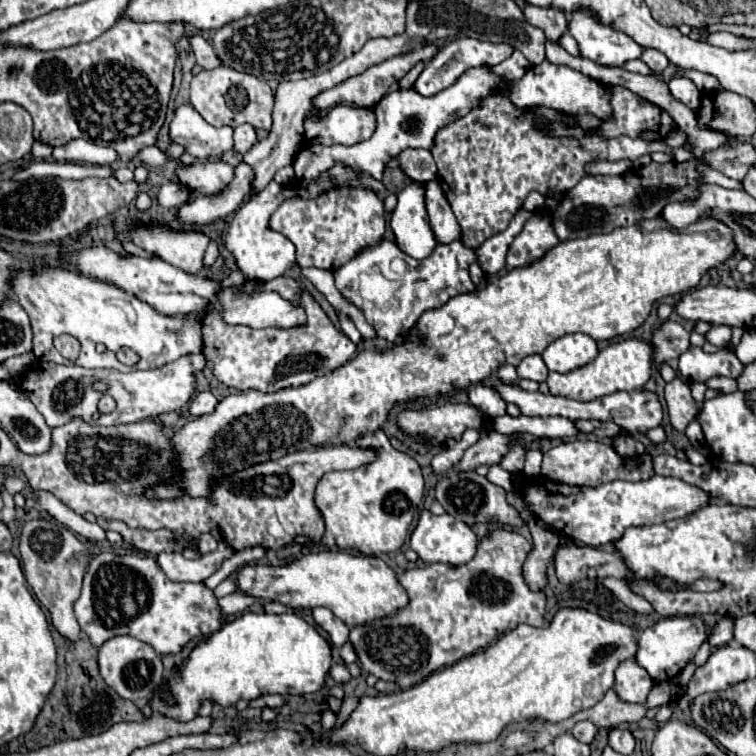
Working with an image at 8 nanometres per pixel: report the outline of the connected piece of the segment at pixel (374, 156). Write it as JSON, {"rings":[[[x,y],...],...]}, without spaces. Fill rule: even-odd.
{"rings":[[[476,67],[466,71],[452,87],[440,91],[434,97],[422,97],[414,89],[408,89],[408,91],[396,89],[384,95],[382,101],[374,107],[378,127],[368,141],[356,143],[354,147],[322,147],[318,143],[304,147],[294,159],[296,181],[300,187],[308,187],[312,181],[318,181],[320,175],[330,171],[334,165],[350,167],[356,175],[368,175],[380,181],[388,159],[396,157],[406,147],[430,149],[438,129],[442,129],[452,119],[458,119],[458,115],[466,115],[466,111],[470,111],[486,95],[490,95],[494,87],[506,87],[506,83],[502,83],[502,79],[498,79],[488,67]]]}

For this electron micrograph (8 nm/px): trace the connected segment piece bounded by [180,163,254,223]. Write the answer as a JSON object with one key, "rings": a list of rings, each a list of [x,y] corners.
{"rings":[[[240,163],[236,167],[234,181],[224,191],[220,191],[218,195],[196,197],[194,201],[182,205],[180,219],[184,223],[212,223],[220,217],[234,213],[242,205],[242,199],[250,195],[252,179],[254,169],[248,163]]]}

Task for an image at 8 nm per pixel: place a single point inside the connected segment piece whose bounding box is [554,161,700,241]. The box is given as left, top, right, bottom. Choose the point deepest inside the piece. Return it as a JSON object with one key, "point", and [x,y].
{"point":[598,203]}

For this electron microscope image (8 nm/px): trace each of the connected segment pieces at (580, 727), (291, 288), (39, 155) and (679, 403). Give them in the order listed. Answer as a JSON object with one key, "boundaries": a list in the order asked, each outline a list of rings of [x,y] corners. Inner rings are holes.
{"boundaries":[[[[580,721],[580,723],[576,723],[574,729],[572,729],[572,735],[574,735],[578,741],[582,741],[582,743],[592,743],[594,737],[596,737],[596,733],[598,733],[598,729],[596,729],[594,723],[590,723],[590,721]]],[[[278,277],[278,279],[272,279],[270,283],[264,283],[262,287],[272,287],[270,291],[278,291],[280,295],[286,295],[286,299],[290,299],[290,297],[298,295],[298,291],[306,291],[306,289],[302,289],[296,281],[288,279],[288,277]]],[[[36,141],[36,143],[34,143],[34,147],[32,147],[32,155],[34,155],[34,159],[40,159],[40,161],[52,159],[52,147],[50,147],[48,143]]],[[[680,377],[666,383],[666,403],[668,403],[670,423],[676,431],[684,431],[690,419],[698,415],[698,405],[690,395],[690,387]]]]}

